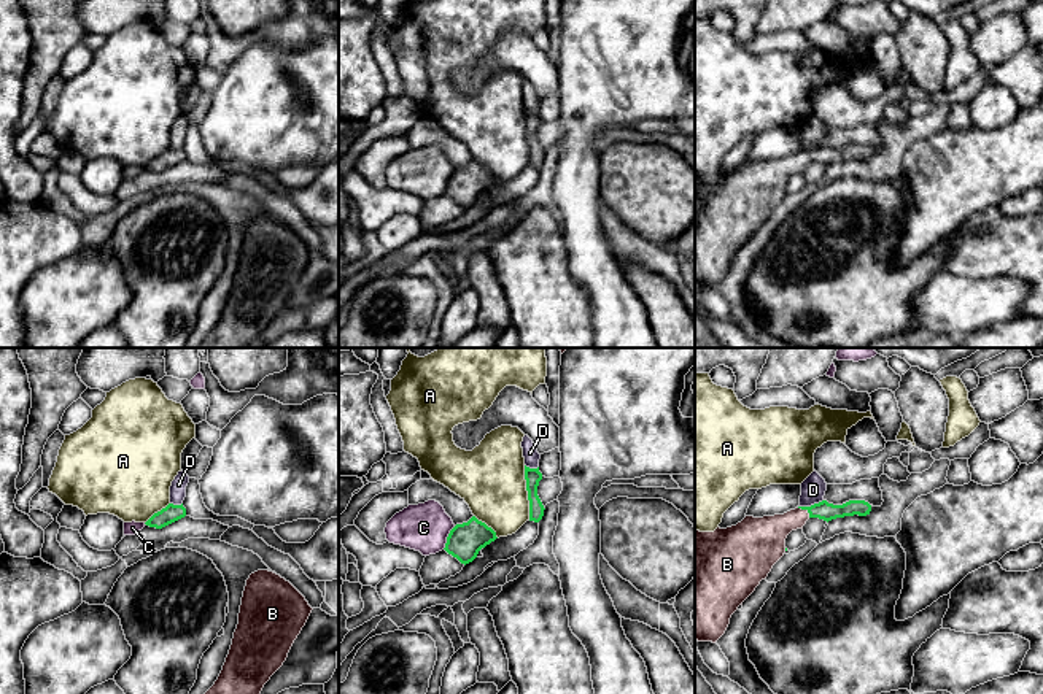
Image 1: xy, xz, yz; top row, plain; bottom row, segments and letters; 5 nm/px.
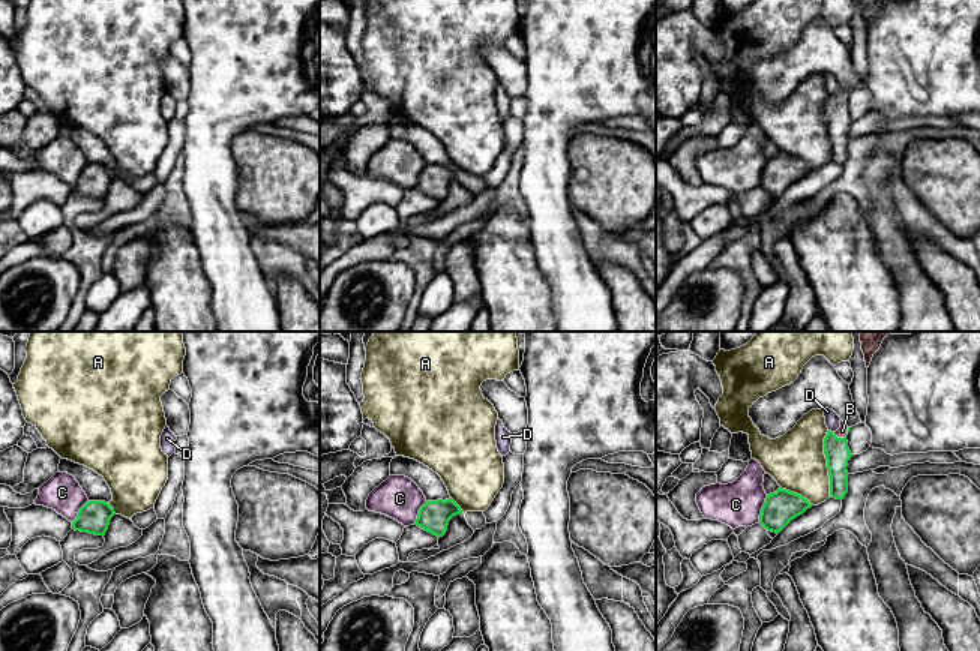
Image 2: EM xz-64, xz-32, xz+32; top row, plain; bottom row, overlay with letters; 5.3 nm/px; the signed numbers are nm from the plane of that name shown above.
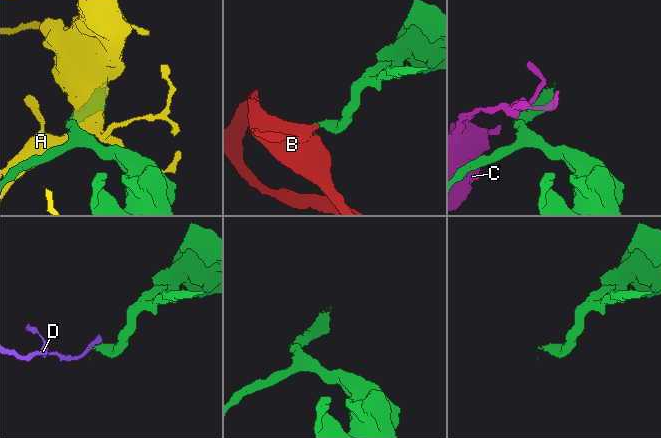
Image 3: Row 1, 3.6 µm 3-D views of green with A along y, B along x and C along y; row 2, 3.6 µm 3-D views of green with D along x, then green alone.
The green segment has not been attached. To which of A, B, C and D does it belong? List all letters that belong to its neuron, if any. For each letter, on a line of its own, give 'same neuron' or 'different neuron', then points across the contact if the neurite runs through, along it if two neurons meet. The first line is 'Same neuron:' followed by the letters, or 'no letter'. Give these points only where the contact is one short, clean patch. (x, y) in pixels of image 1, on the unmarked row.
Same neuron: B
A: different neuron
B: same neuron; way yz (822, 154), (805, 153), (765, 181)
C: different neuron
D: different neuron; border yz (822, 143), (798, 151)

